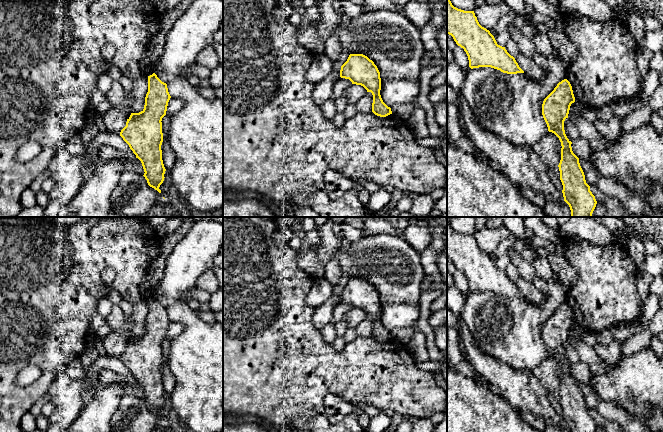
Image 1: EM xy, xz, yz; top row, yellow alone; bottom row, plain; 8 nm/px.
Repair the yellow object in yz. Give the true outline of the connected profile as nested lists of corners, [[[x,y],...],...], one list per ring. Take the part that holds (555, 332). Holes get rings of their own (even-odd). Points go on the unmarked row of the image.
[[[564,303],[544,323],[542,339],[548,355],[554,357],[561,366],[561,384],[558,391],[564,425],[570,432],[595,432],[597,425],[586,407],[579,382],[573,377],[572,366],[564,354],[564,345],[568,342],[570,330],[574,326],[572,310]]]

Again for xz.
[[[350,278],[341,290],[340,301],[349,303],[352,308],[363,310],[373,319],[372,336],[380,341],[392,338],[391,332],[382,324],[380,319],[381,302],[377,290],[363,278]]]

